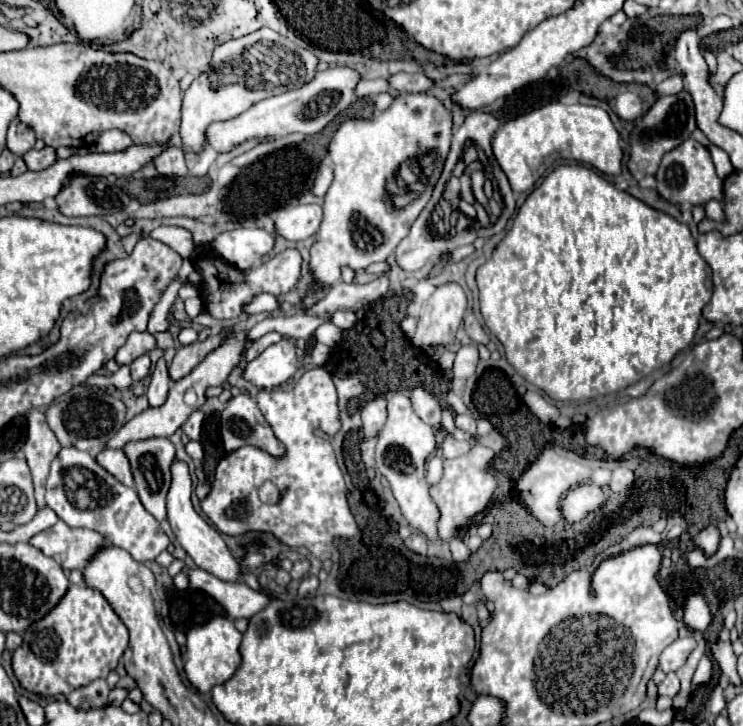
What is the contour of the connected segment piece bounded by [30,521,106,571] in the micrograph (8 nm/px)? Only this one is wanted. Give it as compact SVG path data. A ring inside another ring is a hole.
M58 521L52 529L34 535L30 539L30 545L58 561L62 569L82 571L106 545L106 539L98 531L70 527L64 521Z

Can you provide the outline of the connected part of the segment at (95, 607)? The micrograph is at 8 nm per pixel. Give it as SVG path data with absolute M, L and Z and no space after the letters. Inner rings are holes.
M70 585L52 611L22 633L22 645L12 651L12 669L20 685L40 697L68 695L116 669L128 647L128 629L106 597L92 587Z

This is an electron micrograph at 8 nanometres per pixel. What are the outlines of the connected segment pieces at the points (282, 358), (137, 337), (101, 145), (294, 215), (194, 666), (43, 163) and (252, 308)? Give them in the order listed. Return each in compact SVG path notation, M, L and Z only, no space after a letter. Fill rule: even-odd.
M284 337L276 345L266 347L252 363L246 365L244 375L260 389L272 389L286 383L298 371L296 345Z
M142 331L142 333L130 333L130 337L128 337L128 341L118 349L118 353L116 353L116 361L118 361L118 365L130 365L136 357L140 357L140 355L146 355L148 351L152 351L156 347L156 339L154 339L154 335L152 333L148 333L148 331Z
M110 129L110 131L104 131L104 133L100 135L100 139L98 139L96 145L92 147L92 151L112 153L112 151L126 149L128 145L132 145L132 139L128 137L128 133L124 133L124 131L120 131L120 129Z
M296 205L286 211L282 211L276 217L276 229L278 235L300 241L312 237L322 221L322 207L320 205Z
M214 617L202 627L194 627L186 635L188 639L188 651L184 659L184 671L186 679L192 683L202 693L210 693L214 685L222 685L228 679L232 679L242 663L240 655L240 643L242 643L242 633L234 627L234 623L226 617Z
M46 145L46 147L40 149L40 151L30 149L28 153L24 153L24 161L26 161L26 165L28 165L30 171L42 171L42 169L50 167L56 159L58 159L58 157L56 157L56 149L50 147L50 145Z
M258 293L250 303L242 305L242 313L254 315L254 313L262 313L262 311L274 311L278 307L278 299L270 293Z

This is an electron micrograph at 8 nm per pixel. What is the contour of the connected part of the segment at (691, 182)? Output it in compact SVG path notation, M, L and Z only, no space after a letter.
M692 137L664 155L664 159L660 163L660 169L656 171L656 181L658 181L658 193L666 201L676 203L676 205L690 203L690 205L696 207L696 205L706 205L712 199L716 199L720 203L724 201L722 179L714 171L712 157L710 157L708 149L702 143L698 143L696 139L692 139Z

